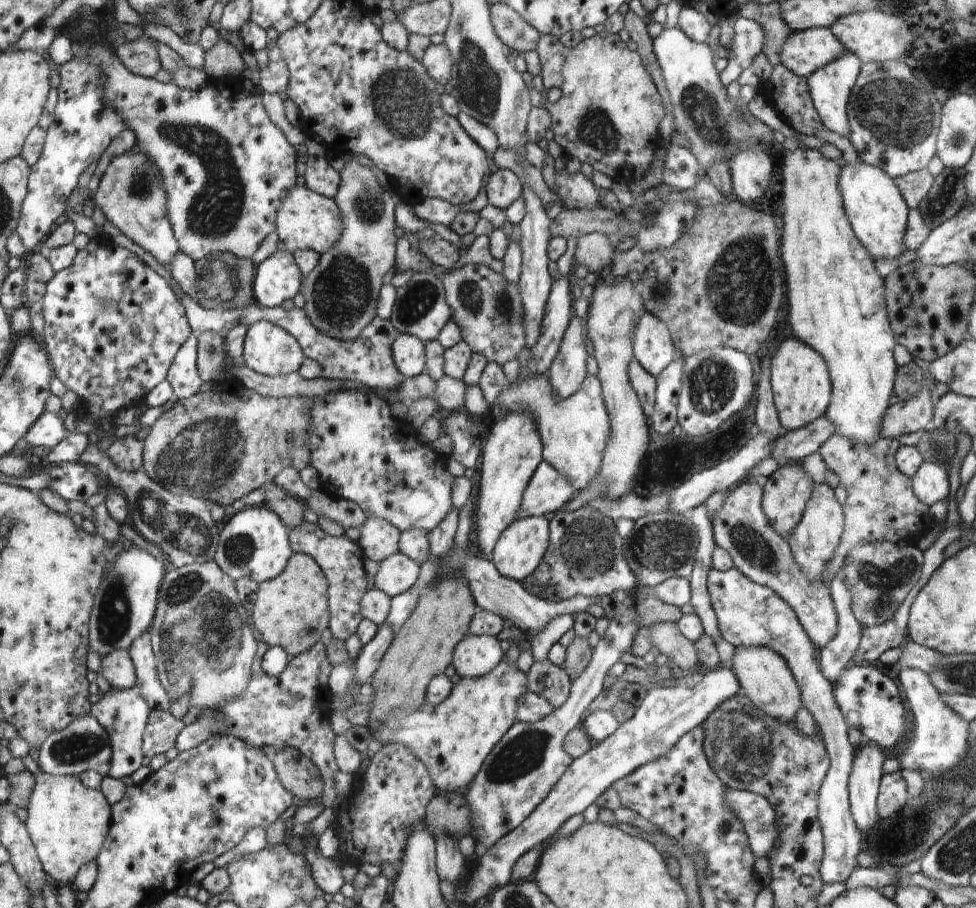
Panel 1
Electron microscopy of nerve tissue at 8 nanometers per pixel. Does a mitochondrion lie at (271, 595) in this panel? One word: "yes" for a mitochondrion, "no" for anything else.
no

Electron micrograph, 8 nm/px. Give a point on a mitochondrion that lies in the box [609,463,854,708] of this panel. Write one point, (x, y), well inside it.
(665, 545)

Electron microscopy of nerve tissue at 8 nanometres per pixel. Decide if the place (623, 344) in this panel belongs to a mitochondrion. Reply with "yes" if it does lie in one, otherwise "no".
no

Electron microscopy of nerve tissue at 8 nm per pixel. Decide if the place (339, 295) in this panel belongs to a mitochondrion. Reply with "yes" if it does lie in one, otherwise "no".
yes

